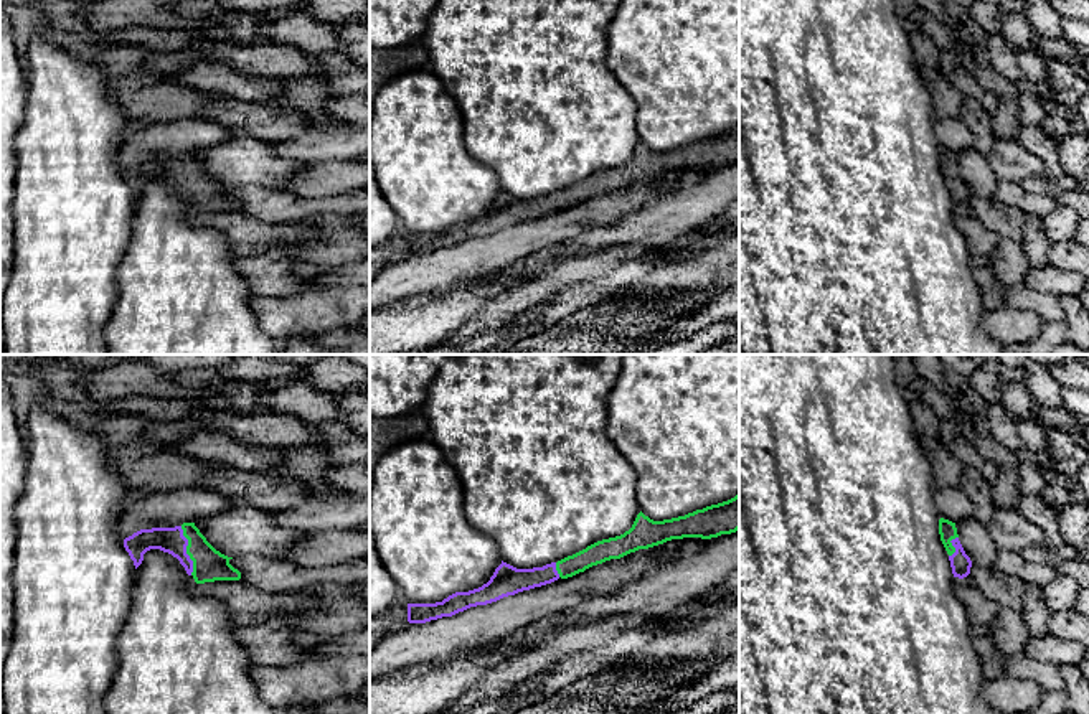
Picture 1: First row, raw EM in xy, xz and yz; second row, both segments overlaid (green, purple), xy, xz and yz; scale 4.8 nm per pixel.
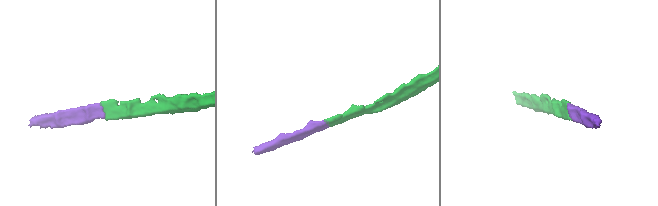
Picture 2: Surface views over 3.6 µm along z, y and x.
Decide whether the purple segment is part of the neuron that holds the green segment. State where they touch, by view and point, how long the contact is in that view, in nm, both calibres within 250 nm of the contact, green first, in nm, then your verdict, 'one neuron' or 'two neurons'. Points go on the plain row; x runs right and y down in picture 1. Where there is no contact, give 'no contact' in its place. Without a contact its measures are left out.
contact xy (187, 182); length 240 nm; calibres 160 and 130 nm; one neuron

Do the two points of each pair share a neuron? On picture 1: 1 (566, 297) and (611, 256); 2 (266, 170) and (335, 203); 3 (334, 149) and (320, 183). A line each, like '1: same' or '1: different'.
1: same
2: different
3: different

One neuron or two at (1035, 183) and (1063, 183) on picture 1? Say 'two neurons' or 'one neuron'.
one neuron

